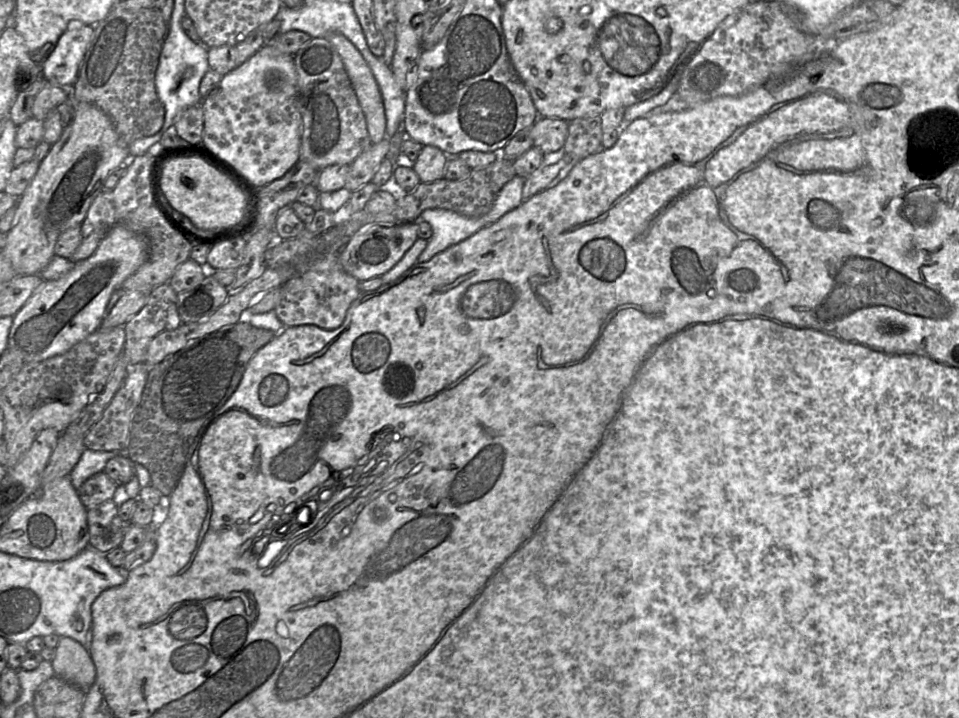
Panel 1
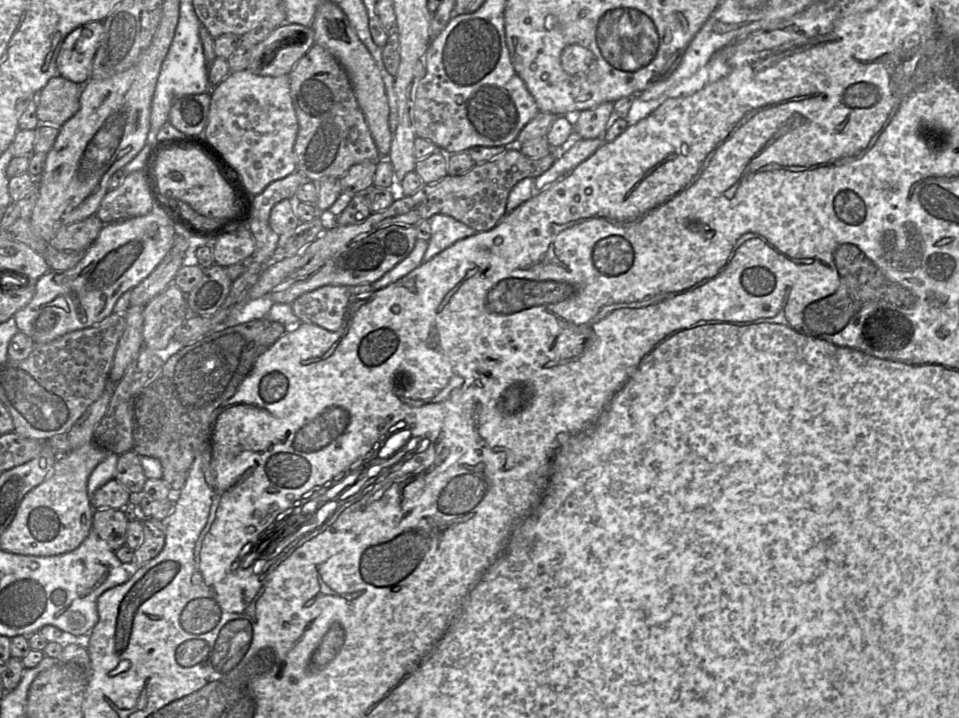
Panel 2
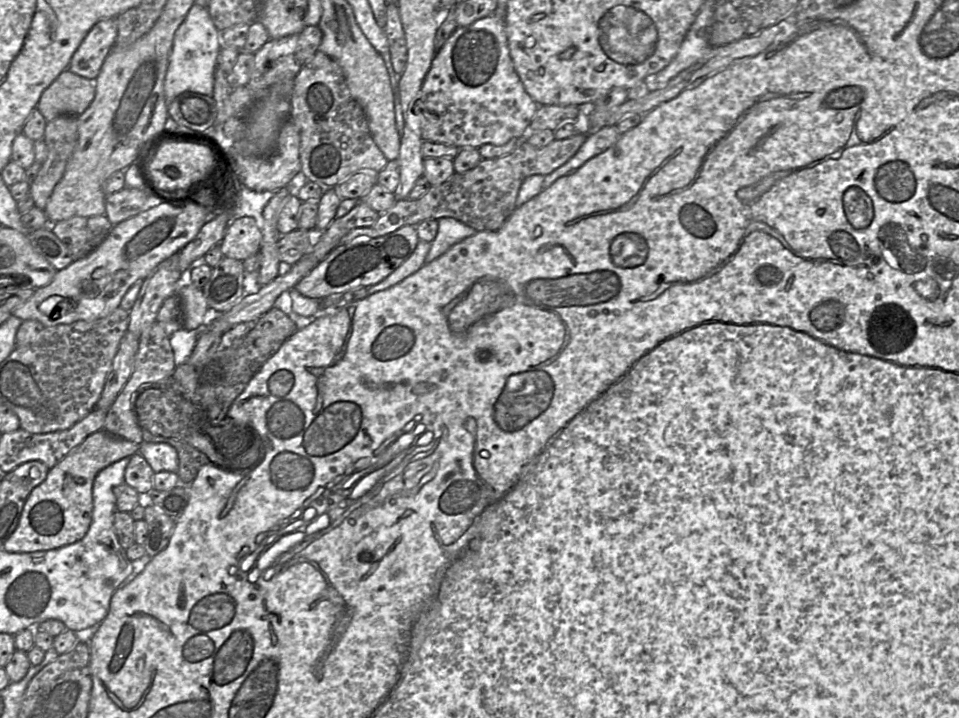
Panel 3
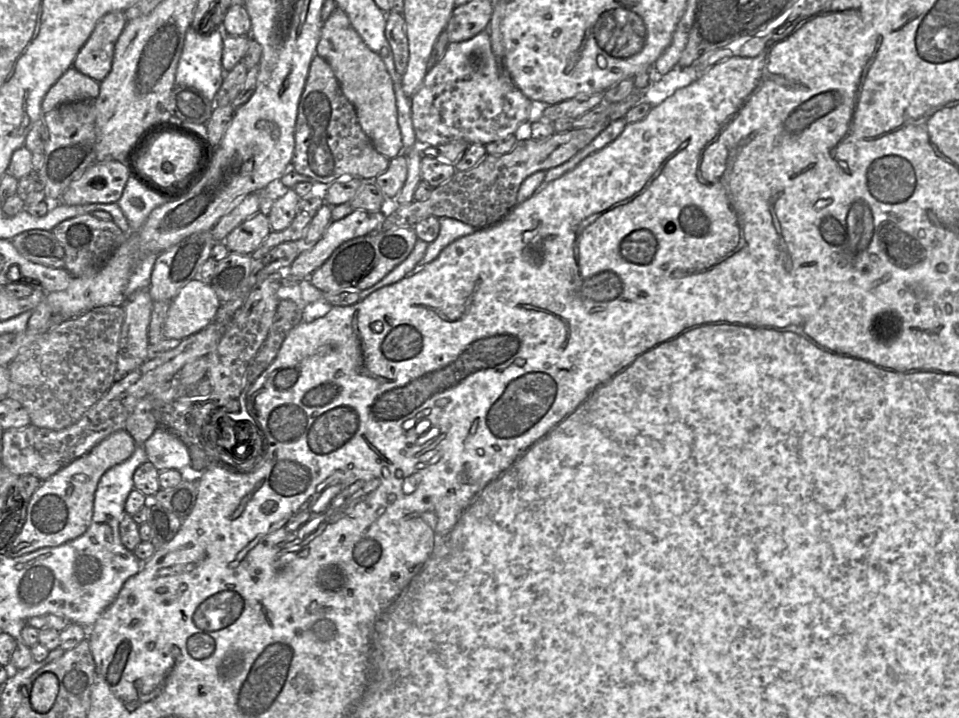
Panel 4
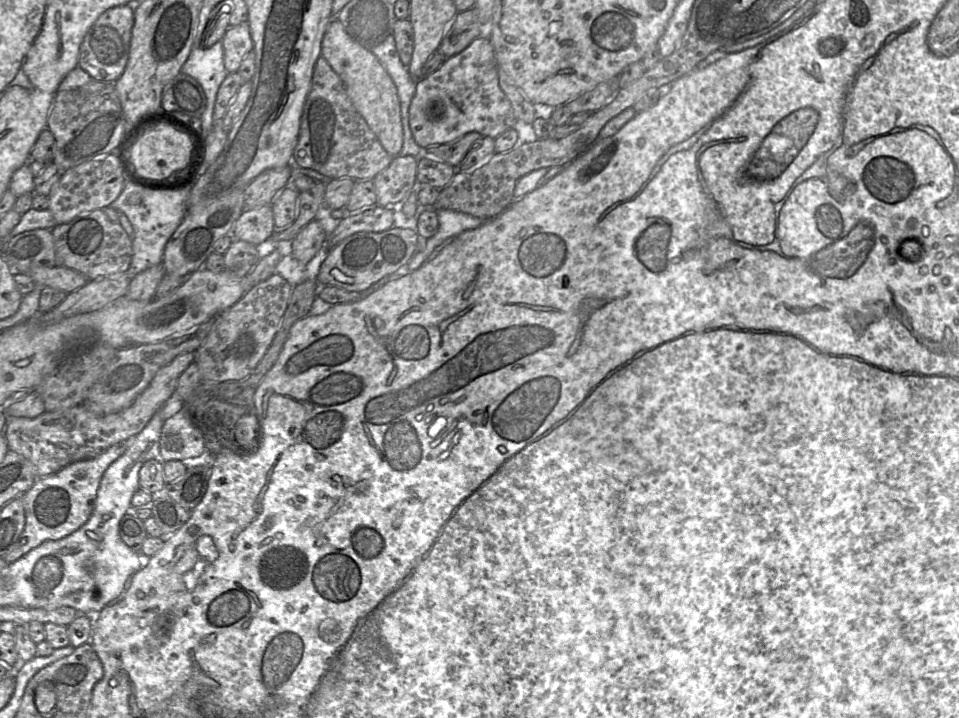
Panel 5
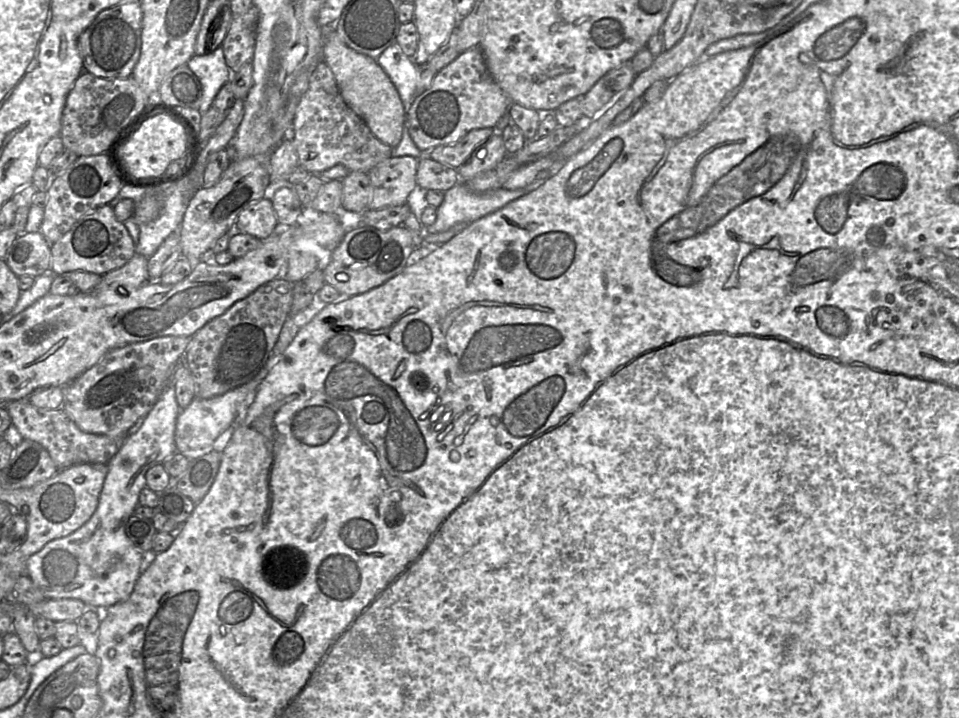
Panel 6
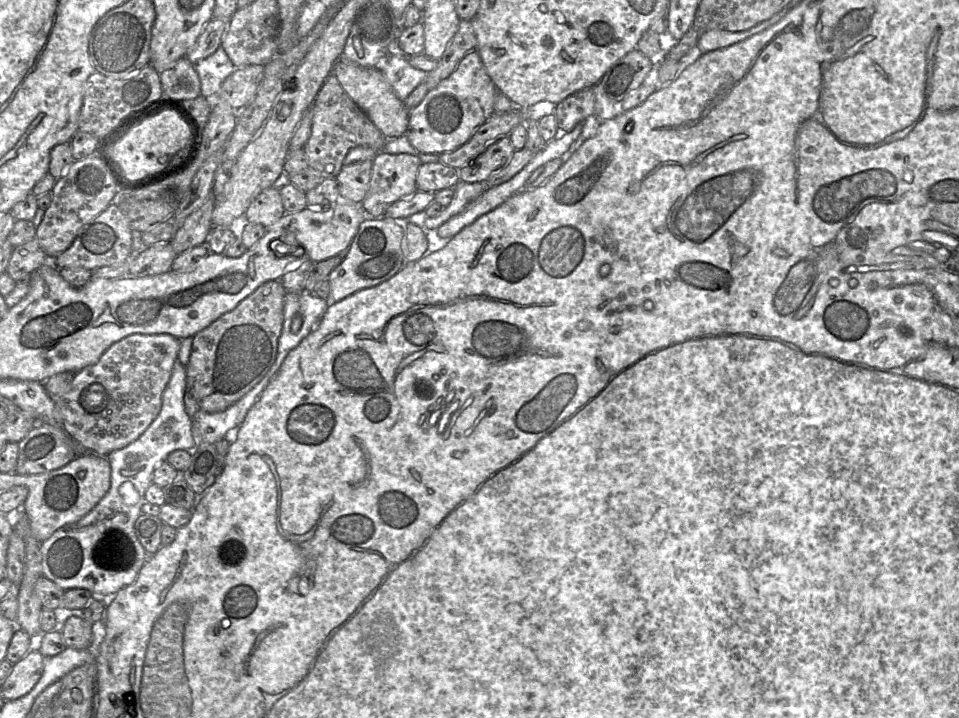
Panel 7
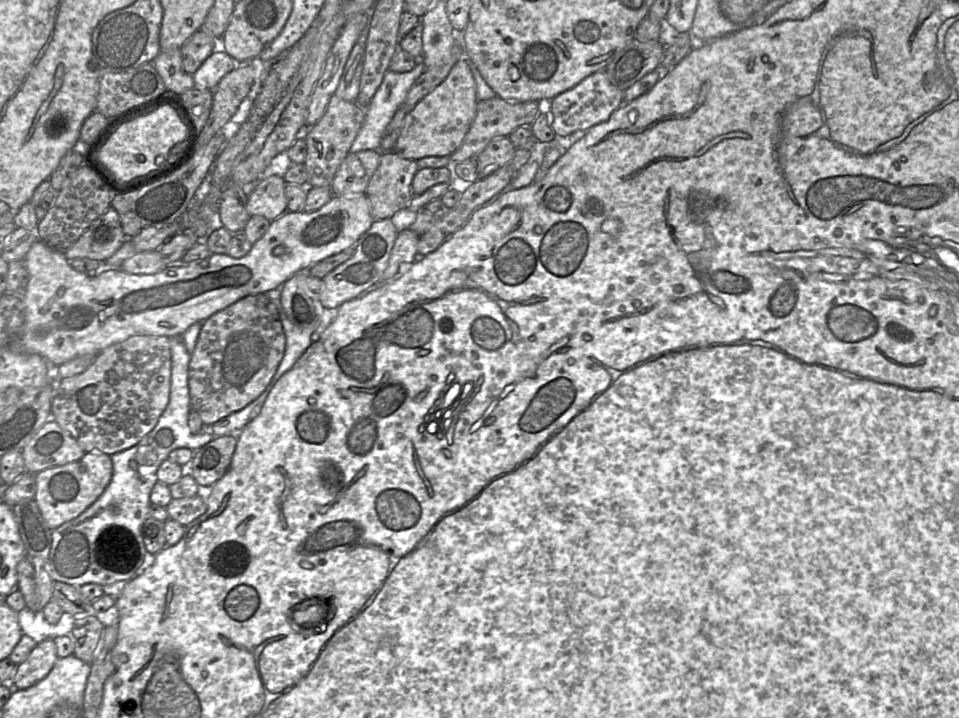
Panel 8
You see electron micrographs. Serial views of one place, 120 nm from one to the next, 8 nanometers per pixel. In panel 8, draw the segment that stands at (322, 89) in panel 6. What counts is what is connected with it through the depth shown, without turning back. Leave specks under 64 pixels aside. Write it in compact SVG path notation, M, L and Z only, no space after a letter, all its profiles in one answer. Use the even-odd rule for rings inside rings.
M336 96L330 98L323 116L302 134L306 141L304 164L308 172L307 187L330 187L334 176L350 152L365 118L365 108L357 102L349 102Z

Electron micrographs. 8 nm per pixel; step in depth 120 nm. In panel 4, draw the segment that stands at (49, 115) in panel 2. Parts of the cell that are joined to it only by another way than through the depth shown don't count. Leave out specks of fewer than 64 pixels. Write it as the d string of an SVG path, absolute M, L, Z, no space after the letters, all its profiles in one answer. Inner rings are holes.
M71 67L46 93L41 106L42 113L46 114L65 103L94 101L99 92L98 81Z

